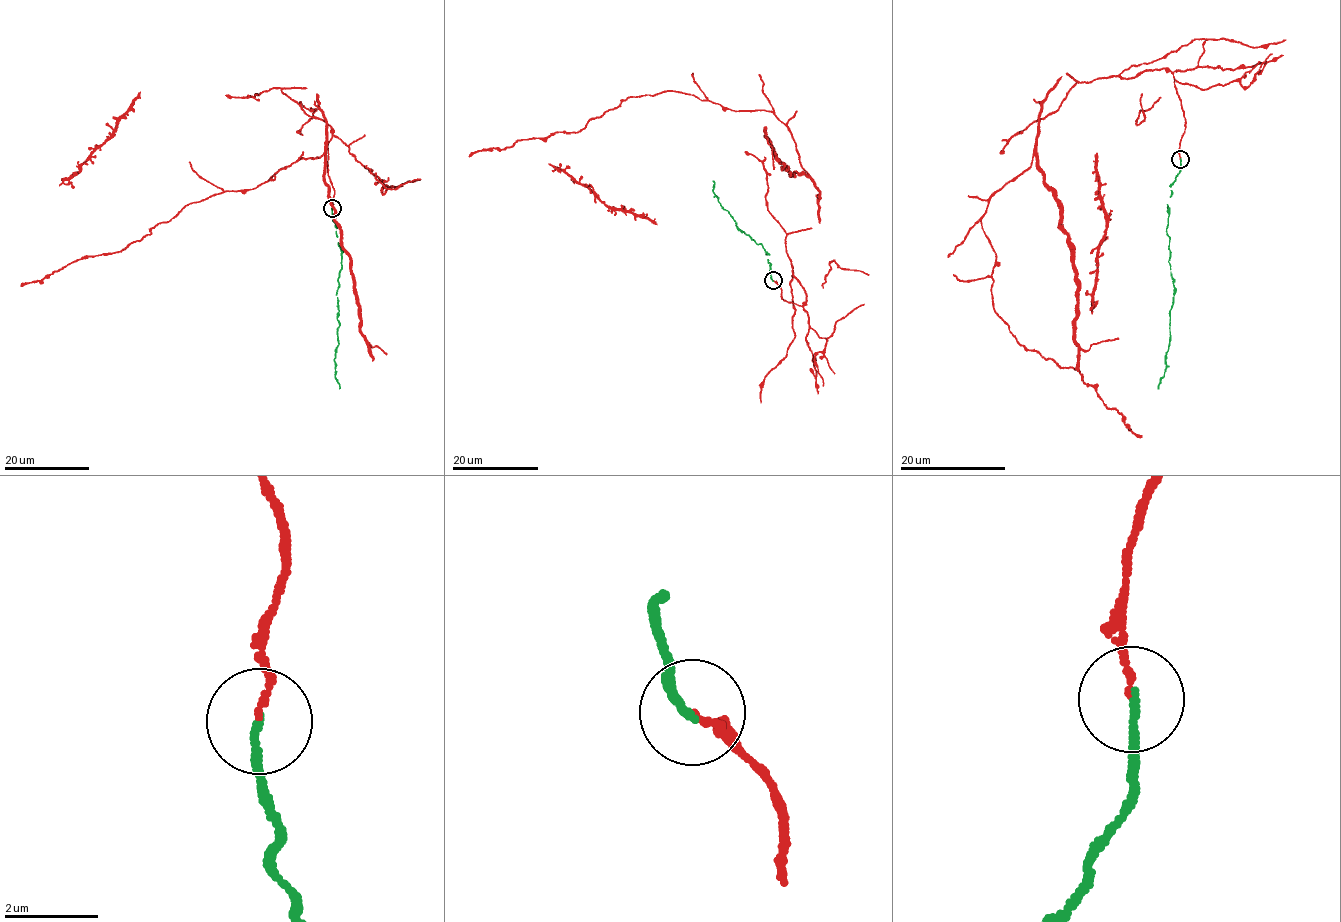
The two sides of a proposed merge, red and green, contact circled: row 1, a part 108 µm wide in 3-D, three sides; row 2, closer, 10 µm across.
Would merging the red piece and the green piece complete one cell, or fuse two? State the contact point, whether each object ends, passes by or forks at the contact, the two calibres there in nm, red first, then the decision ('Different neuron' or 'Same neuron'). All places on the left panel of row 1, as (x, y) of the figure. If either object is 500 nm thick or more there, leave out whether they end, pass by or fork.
Place: (332, 208). At the ring red ends. At the ring green ends. Thickness 110 nm (red) against 170 nm. Same neuron

